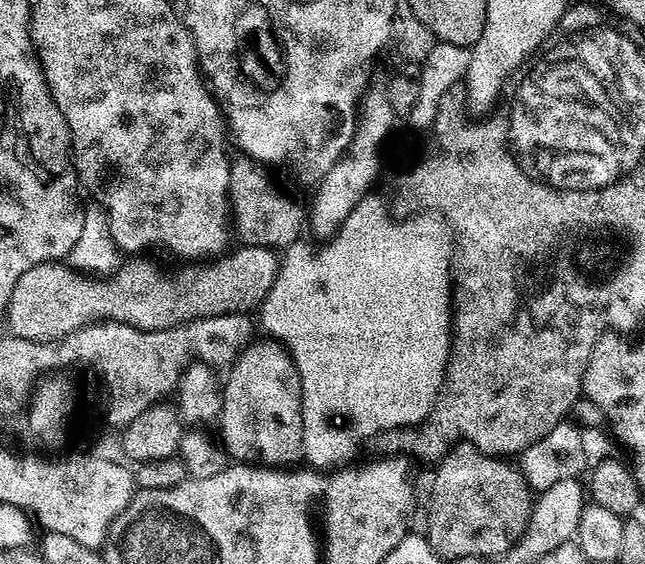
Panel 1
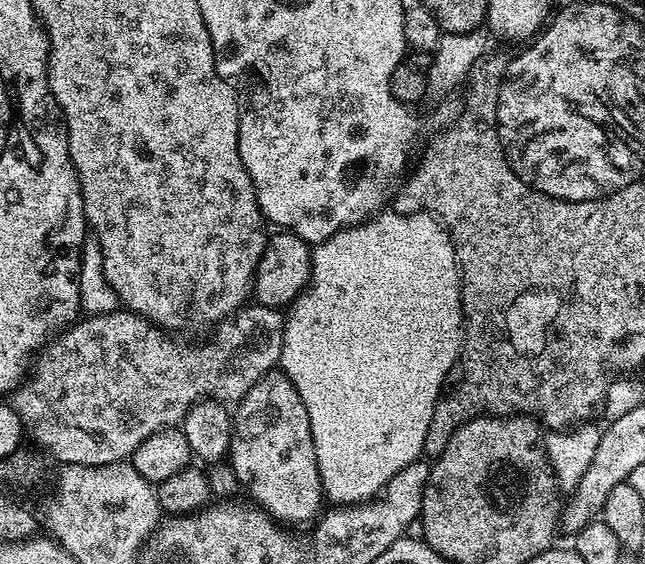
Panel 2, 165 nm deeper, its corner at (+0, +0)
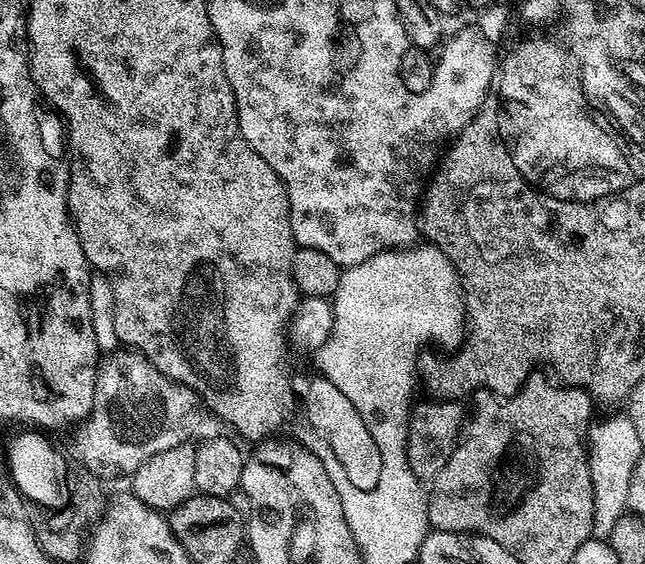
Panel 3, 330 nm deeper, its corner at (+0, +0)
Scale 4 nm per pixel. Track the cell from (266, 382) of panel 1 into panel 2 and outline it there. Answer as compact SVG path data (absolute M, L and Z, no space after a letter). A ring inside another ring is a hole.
M279 370L267 372L235 405L231 460L232 472L240 479L241 486L257 500L253 501L263 511L281 525L311 525L317 519L315 516L319 514L320 507L326 504L324 486L318 470L318 458L314 450L314 438L310 430L310 414L306 414L306 406L294 382L290 382L290 378Z

